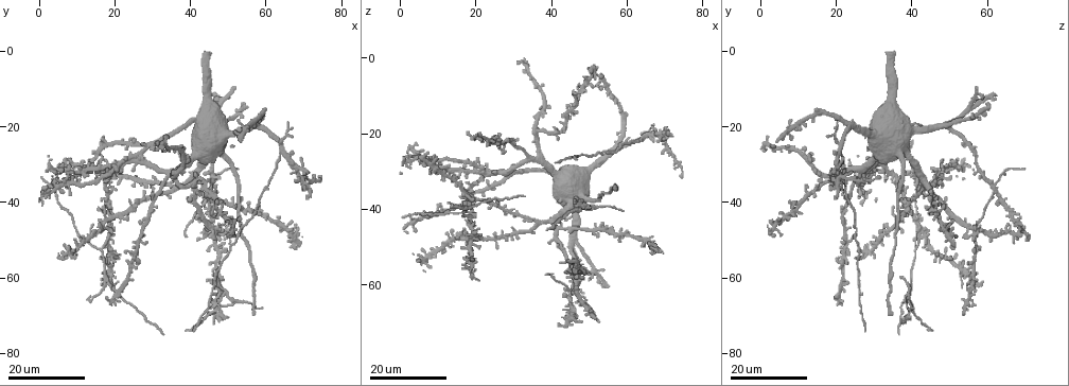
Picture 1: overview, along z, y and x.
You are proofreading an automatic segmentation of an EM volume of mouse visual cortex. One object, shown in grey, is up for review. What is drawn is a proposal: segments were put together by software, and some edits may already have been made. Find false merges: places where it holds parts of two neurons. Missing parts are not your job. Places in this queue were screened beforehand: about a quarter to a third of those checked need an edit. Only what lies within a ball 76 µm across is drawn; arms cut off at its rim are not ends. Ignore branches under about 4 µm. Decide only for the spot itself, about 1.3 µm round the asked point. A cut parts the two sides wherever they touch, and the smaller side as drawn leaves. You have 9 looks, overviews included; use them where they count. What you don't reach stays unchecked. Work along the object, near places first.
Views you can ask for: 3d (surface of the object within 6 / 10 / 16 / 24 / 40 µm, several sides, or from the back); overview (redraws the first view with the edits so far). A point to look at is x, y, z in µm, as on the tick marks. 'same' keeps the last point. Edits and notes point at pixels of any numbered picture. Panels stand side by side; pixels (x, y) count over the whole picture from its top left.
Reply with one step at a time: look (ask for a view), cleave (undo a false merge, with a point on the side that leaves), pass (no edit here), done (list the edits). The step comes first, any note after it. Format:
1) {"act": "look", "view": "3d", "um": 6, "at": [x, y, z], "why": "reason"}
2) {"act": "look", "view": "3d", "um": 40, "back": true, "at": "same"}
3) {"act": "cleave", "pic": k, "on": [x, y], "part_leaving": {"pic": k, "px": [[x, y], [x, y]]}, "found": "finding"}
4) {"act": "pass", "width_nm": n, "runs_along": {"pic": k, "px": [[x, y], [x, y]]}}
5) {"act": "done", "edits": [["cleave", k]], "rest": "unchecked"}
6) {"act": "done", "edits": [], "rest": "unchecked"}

{"act": "look", "view": "3d", "um": 16, "at": [18.0, 60.0, 39.5], "why": "side arm on a straight run"}

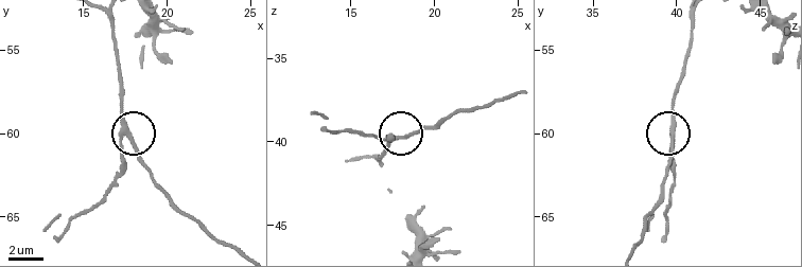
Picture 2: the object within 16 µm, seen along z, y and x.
{"act": "look", "view": "3d", "um": 6, "at": [17.9, 60.3, 39.8], "why": "closer look"}

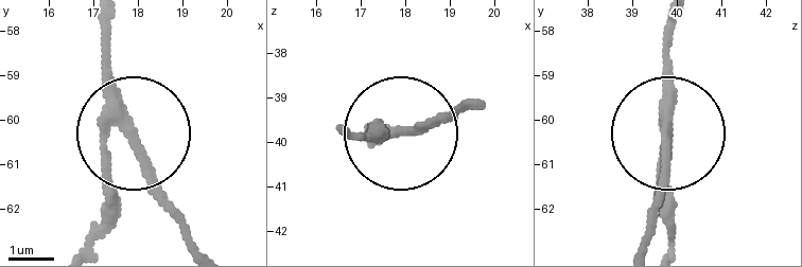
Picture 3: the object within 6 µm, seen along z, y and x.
{"act": "cleave", "pic": 3, "on": [103, 187], "arms": 3, "part_leaving": {"pic": 3, "px": [[100, 119], [88, 241]]}, "found": "a second neuron is stuck on"}

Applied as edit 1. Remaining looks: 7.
{"act": "look", "view": "overview", "why": "redraw"}

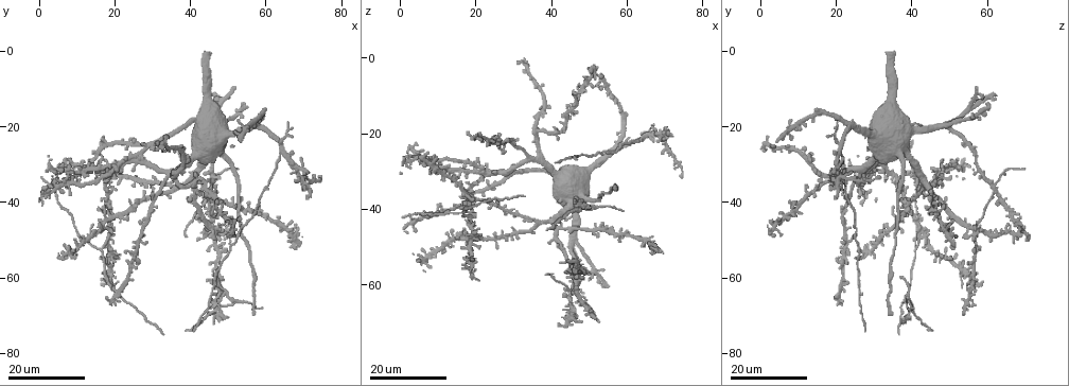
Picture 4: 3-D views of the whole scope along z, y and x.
{"act": "look", "view": "3d", "um": 24, "at": [16.5, 52.5, 40.5], "why": "three arms meet"}

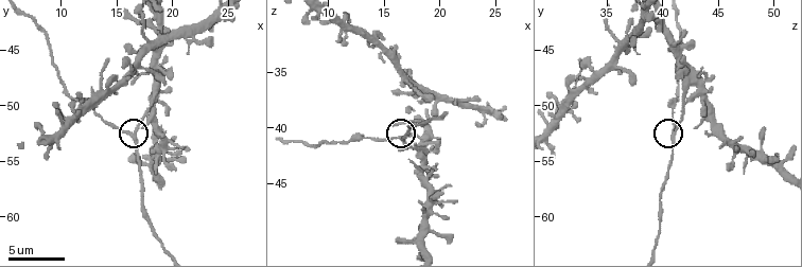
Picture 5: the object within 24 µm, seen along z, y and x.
{"act": "look", "view": "3d", "um": 6, "at": [16.2, 52.8, 41.0]}

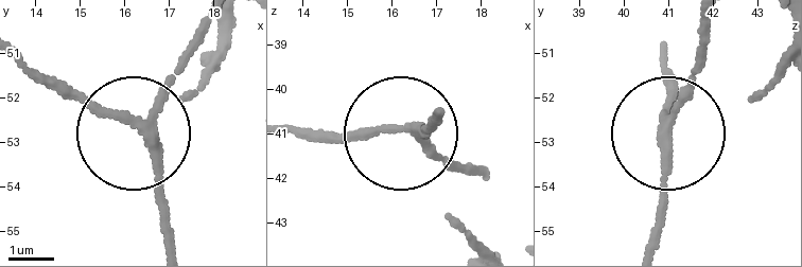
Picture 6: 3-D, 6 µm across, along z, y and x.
{"act": "pass", "runs_along": {"pic": 6, "px": [[481, 177], [397, 131], [310, 131]]}, "found": "continuous, no second neuron"}

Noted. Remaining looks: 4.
{"act": "look", "view": "3d", "um": 16, "at": [64.0, 25.0, 21.5], "why": "side arm on a straight run"}

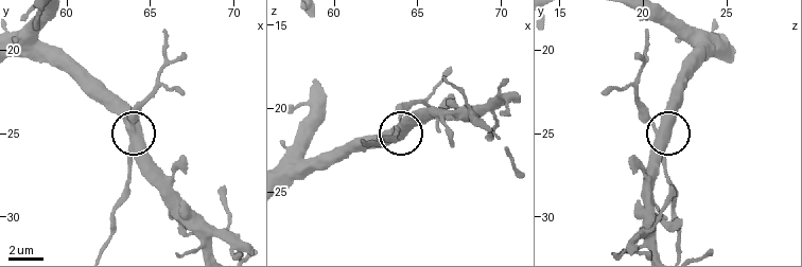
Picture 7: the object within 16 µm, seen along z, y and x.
{"act": "look", "view": "3d", "um": 10, "at": [64.0, 24.9, 21.0]}

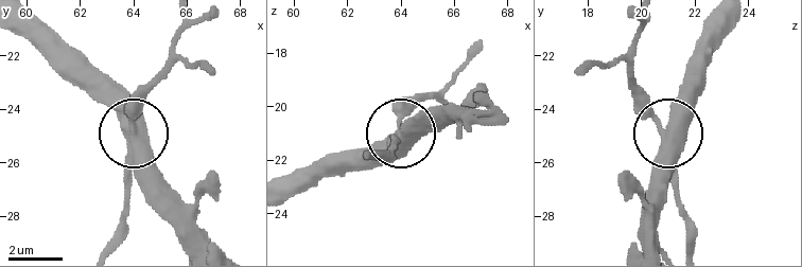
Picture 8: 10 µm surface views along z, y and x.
{"act": "pass", "side_arm_um": 7, "runs_along": {"pic": 8, "px": [[736, 22], [707, 63], [699, 98], [675, 124], [629, 86]]}, "found": "continuous, no second neuron"}

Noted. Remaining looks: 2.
{"act": "done", "edits": [["cleave", 3]], "rest": "unchecked"}

